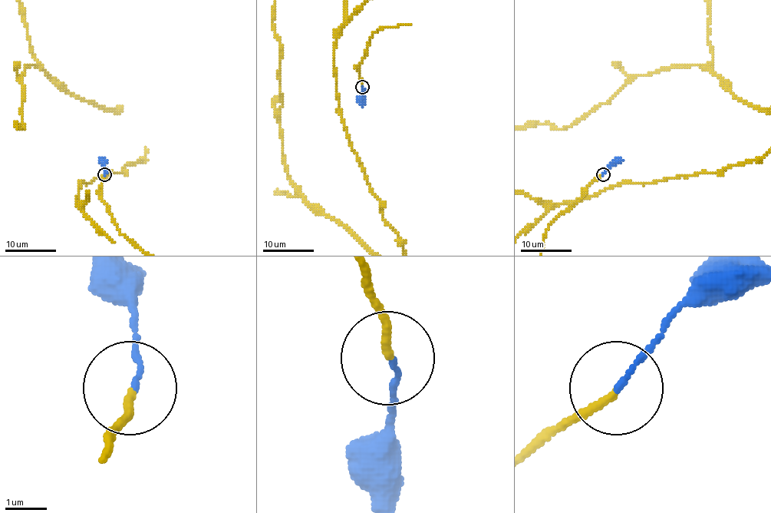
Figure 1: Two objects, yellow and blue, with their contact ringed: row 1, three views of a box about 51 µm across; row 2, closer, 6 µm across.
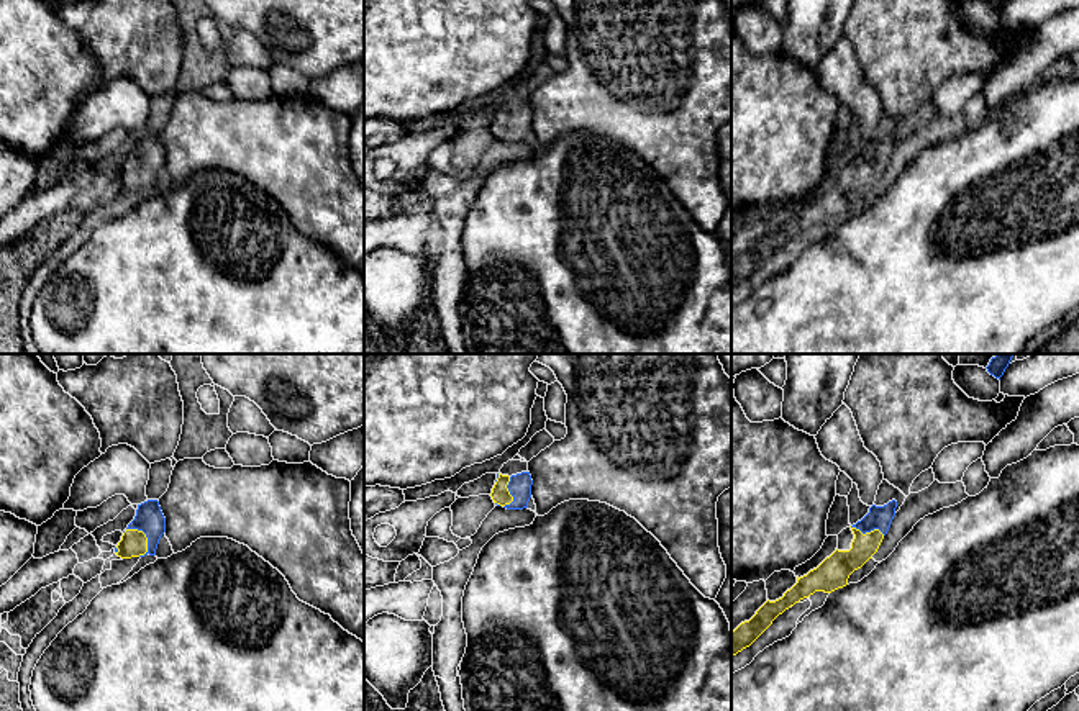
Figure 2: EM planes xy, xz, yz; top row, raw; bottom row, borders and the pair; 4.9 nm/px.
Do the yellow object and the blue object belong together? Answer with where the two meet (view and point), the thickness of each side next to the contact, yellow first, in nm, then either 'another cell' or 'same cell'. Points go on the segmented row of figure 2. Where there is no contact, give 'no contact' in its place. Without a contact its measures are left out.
xy (143, 533) | 130/140 nm | same cell

